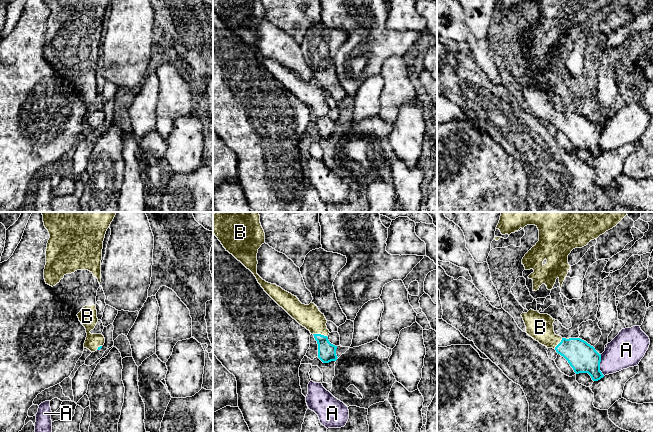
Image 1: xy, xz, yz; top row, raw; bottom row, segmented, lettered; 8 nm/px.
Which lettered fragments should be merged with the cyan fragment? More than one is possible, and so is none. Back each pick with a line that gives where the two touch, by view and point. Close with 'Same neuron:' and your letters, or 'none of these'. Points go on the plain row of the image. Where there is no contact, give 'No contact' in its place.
B: Touches cyan at xz (320, 110)
Same neuron: B

